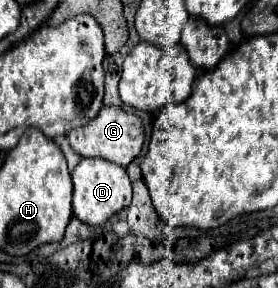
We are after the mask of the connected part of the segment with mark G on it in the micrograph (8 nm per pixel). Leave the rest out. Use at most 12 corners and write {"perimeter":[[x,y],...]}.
{"perimeter":[[104,107],[68,135],[80,157],[126,167],[144,143],[142,121]]}

